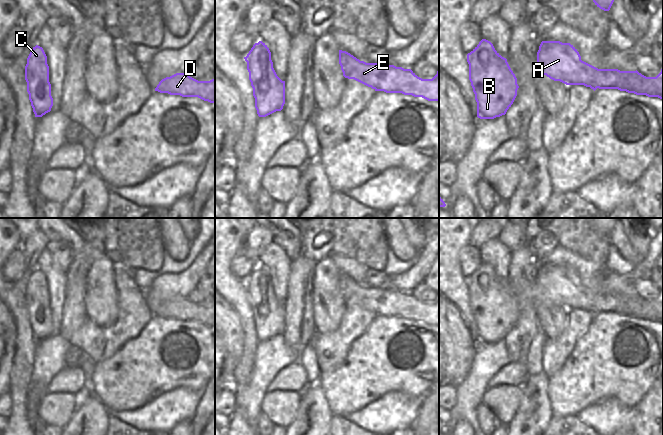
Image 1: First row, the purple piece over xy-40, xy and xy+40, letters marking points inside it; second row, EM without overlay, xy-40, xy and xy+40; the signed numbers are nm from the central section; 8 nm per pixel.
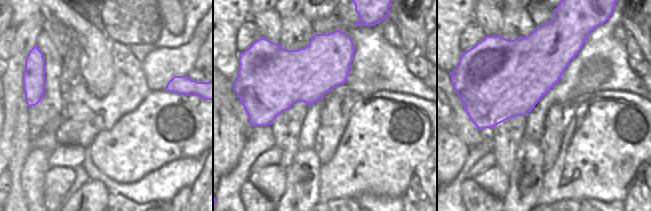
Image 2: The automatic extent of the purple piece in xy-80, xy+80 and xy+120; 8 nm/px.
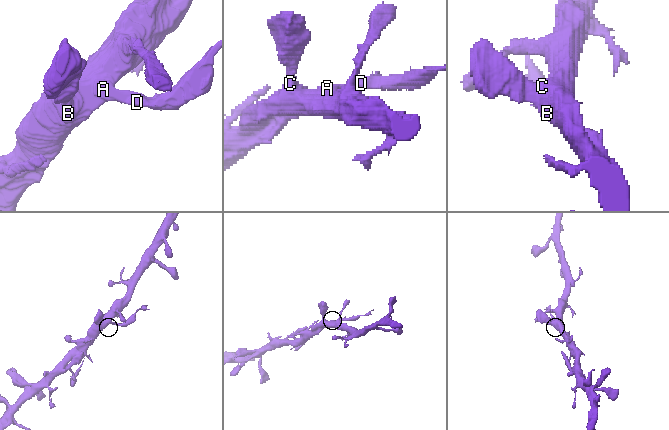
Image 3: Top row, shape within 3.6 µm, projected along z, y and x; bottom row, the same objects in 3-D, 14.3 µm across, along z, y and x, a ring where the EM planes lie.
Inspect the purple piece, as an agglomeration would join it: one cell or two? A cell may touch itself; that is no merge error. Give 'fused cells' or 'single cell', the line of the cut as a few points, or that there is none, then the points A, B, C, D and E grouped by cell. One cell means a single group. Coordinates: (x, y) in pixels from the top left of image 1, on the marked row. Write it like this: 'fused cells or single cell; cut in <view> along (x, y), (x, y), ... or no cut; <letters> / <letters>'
fused cells; cut in xy along (387, 65), (371, 87); A B C E / D

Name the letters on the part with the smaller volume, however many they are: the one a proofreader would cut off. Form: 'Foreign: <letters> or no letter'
Foreign: D

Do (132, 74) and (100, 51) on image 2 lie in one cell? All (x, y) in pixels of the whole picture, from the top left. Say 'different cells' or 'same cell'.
different cells

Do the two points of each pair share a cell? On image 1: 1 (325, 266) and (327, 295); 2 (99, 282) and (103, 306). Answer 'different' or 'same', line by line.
1: same
2: same

